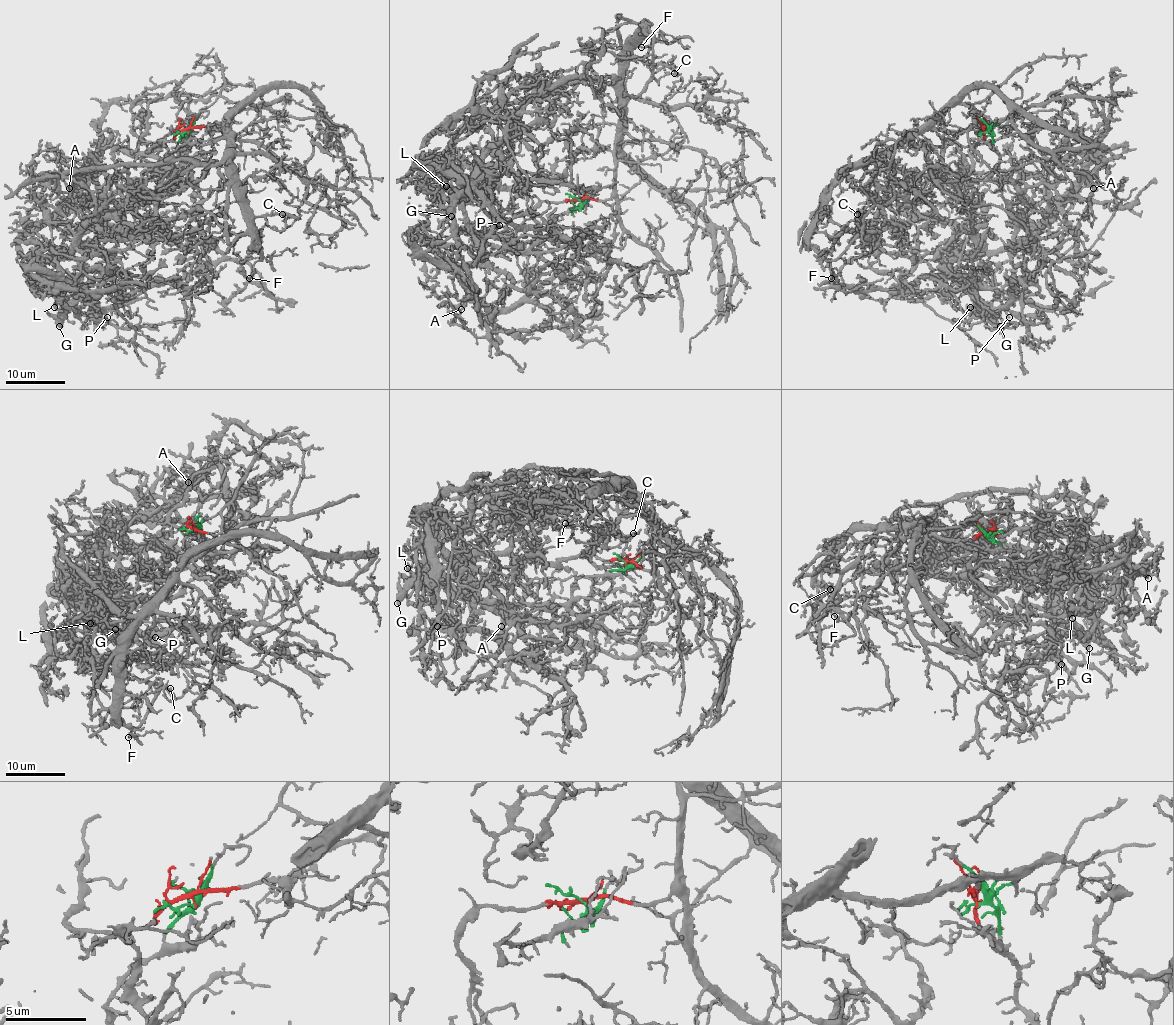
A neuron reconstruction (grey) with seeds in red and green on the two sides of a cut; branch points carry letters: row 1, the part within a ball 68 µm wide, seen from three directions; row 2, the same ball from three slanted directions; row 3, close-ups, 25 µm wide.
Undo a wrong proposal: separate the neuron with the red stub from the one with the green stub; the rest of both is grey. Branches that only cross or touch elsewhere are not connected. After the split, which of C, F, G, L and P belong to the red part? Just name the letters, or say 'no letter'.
C, F

